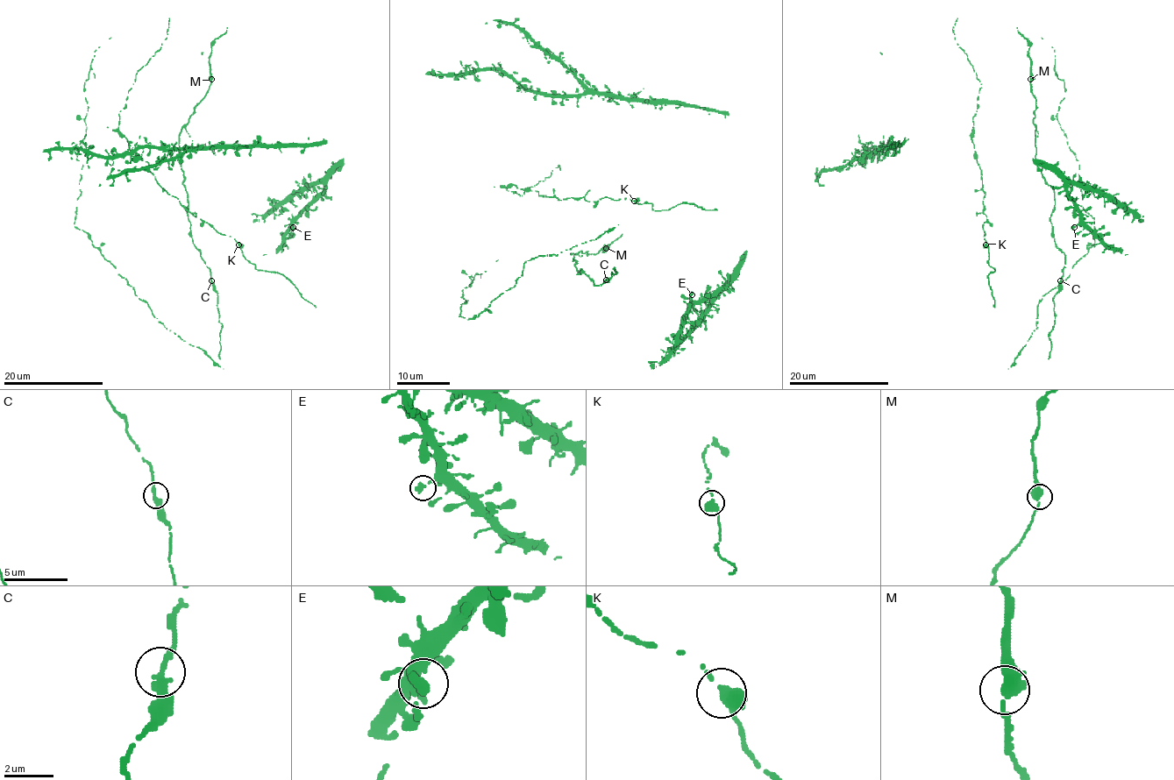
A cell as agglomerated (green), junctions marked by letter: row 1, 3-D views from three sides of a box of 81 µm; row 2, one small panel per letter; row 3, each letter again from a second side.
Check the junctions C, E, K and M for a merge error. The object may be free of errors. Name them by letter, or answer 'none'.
none

